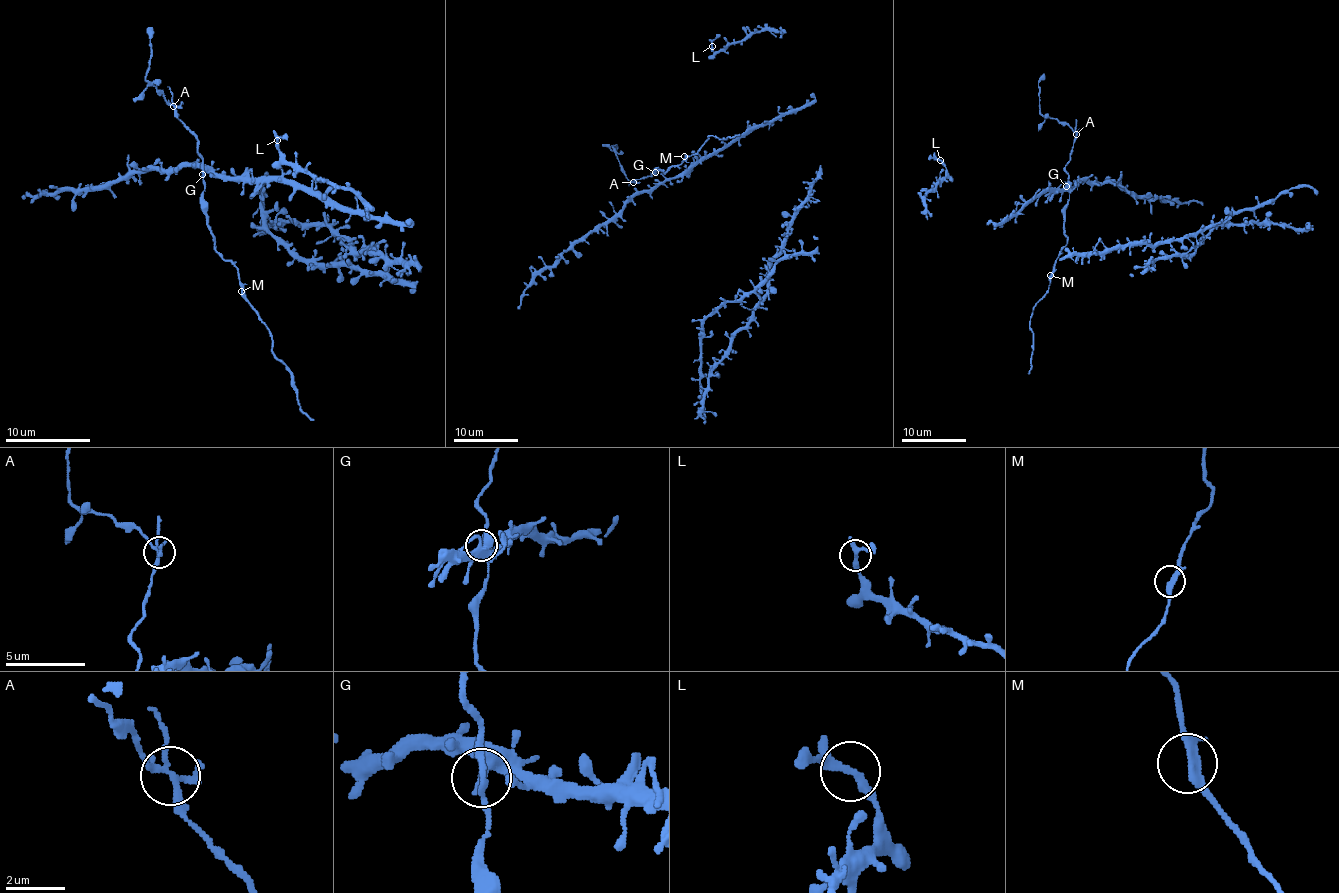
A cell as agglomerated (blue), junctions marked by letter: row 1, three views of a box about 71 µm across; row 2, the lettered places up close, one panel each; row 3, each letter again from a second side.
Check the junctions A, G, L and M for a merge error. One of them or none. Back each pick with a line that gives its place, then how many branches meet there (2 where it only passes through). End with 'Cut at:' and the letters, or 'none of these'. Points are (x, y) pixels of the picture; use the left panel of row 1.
A: at (173, 106); 3 branches meet
Cut at: A

